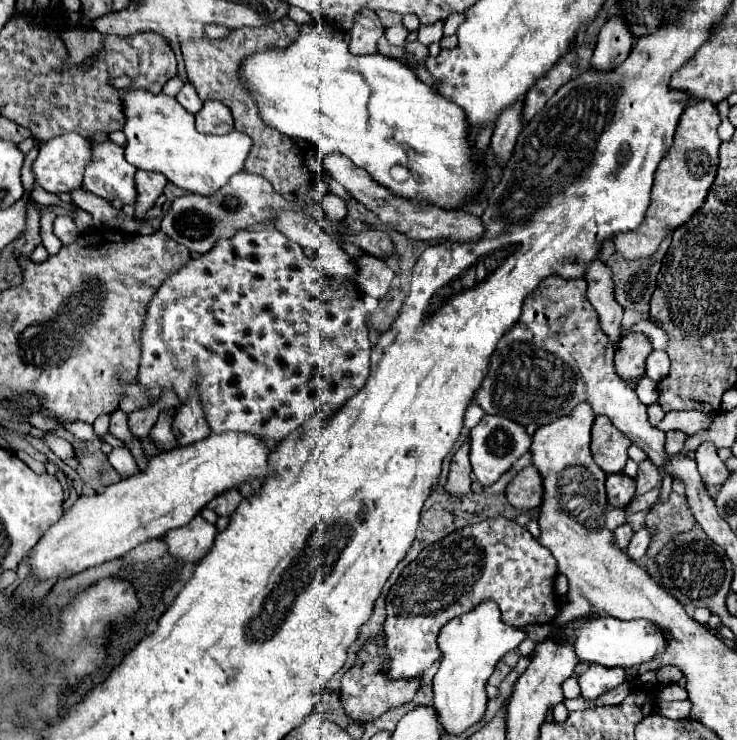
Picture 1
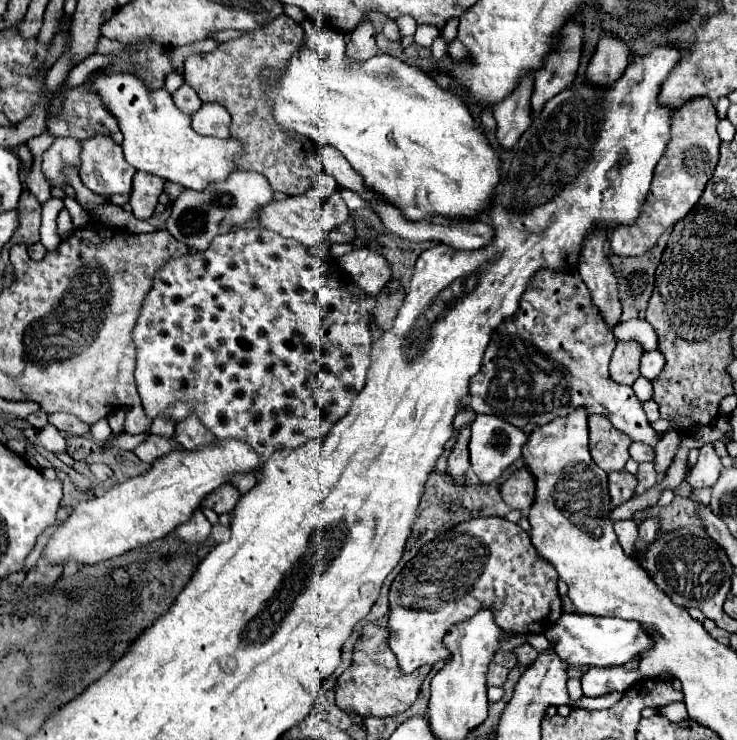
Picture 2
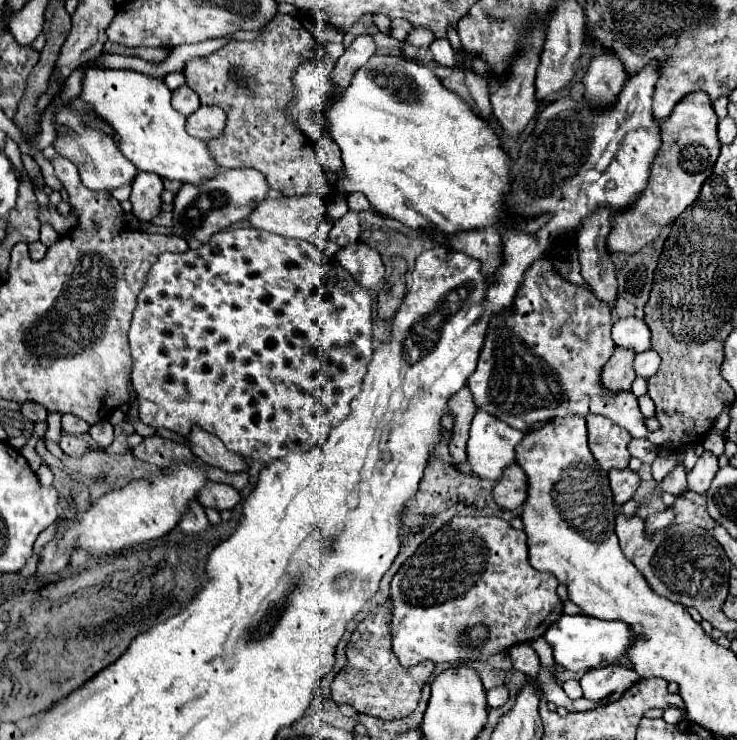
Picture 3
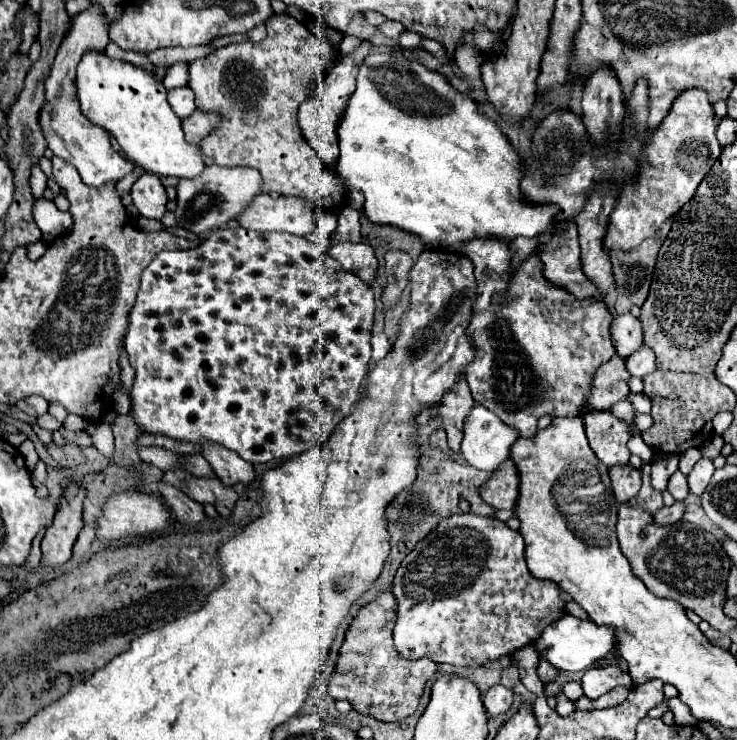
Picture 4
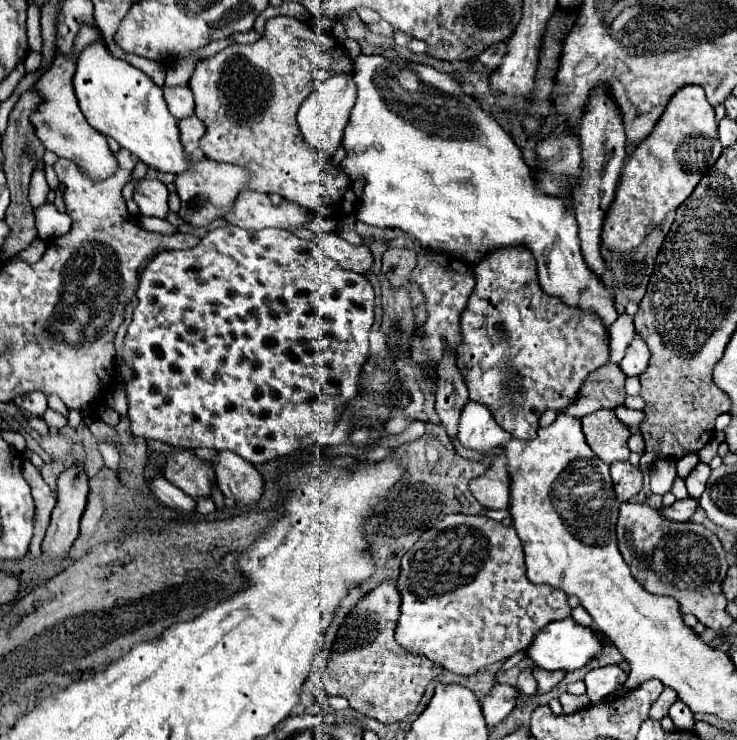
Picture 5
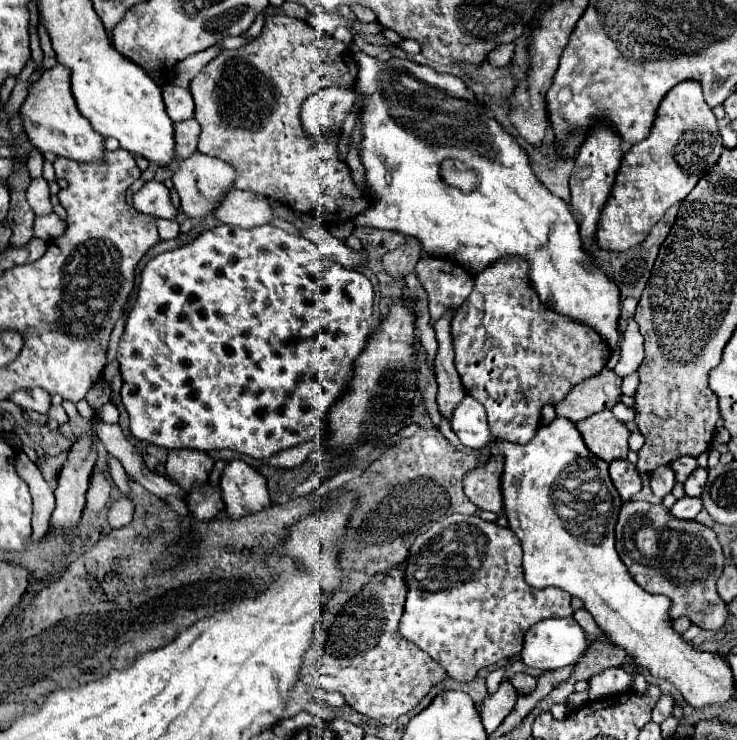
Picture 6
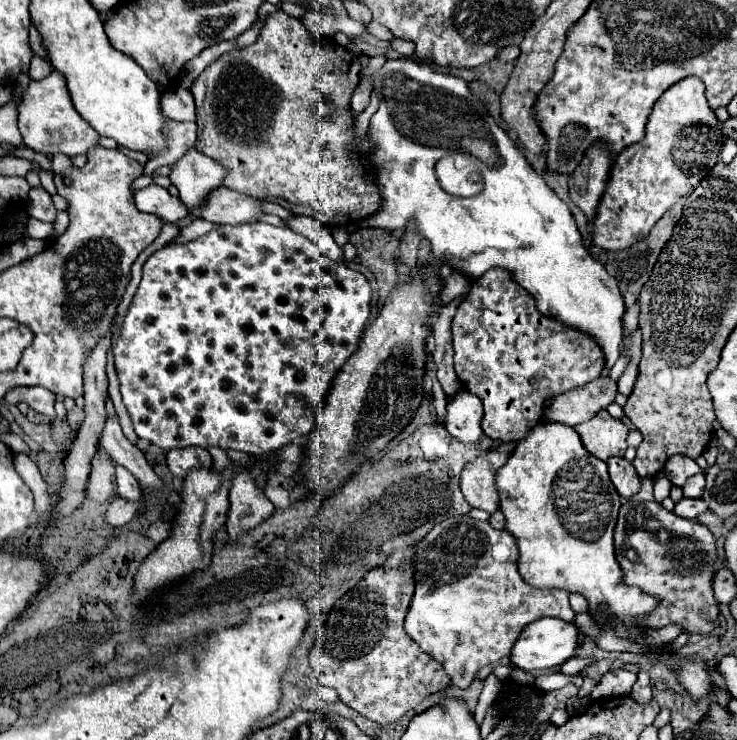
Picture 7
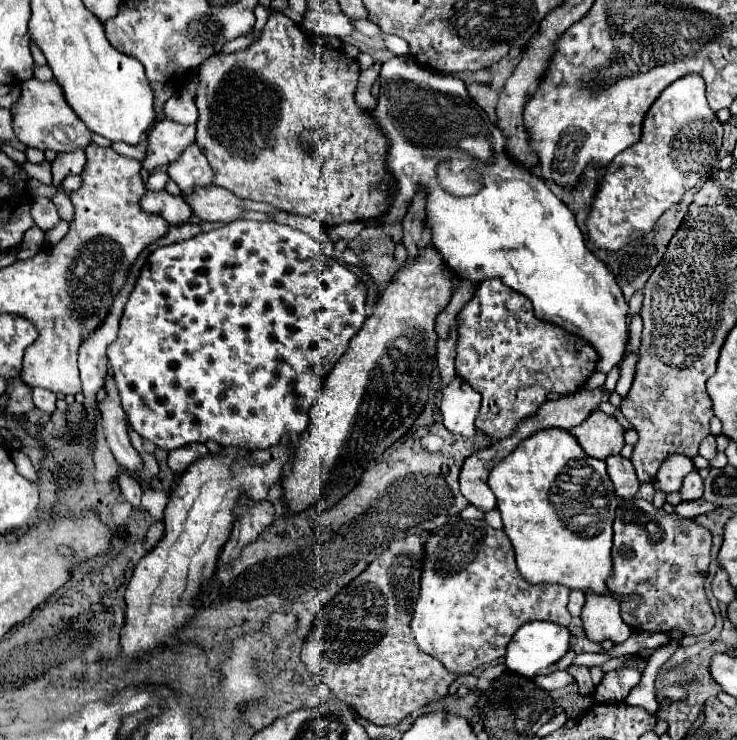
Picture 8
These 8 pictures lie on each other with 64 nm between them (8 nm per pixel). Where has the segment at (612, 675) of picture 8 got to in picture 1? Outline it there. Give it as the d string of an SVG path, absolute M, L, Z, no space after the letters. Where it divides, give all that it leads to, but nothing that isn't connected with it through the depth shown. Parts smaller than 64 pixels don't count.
M590 664L584 674L578 676L582 696L588 700L594 700L602 696L604 692L620 686L626 682L626 670L624 668L604 668L602 664Z

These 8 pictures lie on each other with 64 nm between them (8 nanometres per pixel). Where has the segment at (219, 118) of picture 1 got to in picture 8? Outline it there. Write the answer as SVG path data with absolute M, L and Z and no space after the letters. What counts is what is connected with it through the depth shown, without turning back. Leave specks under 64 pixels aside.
M168 118L160 120L156 124L156 128L152 130L152 136L148 138L148 152L146 152L142 166L148 172L154 172L158 168L166 168L190 144L194 144L194 138L196 138L196 126L178 124Z

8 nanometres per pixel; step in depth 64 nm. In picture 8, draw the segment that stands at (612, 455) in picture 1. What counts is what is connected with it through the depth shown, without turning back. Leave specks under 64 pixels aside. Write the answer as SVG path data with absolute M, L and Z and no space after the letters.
M602 410L592 412L588 420L574 426L572 434L578 438L584 452L598 460L620 454L624 448L624 428L614 416L608 416Z

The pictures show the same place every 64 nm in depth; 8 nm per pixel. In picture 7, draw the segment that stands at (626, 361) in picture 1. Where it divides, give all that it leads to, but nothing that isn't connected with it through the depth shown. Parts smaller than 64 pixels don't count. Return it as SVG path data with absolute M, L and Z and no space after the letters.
M600 376L584 386L576 386L570 392L564 392L564 396L558 396L552 400L550 410L546 412L546 422L564 422L570 426L576 426L580 422L590 420L614 402L618 394L618 384L610 376Z

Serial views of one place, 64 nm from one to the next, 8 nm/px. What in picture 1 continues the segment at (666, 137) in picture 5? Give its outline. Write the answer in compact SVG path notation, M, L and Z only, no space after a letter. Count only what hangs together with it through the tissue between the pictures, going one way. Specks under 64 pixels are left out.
M708 100L688 104L676 128L674 144L656 170L652 202L646 212L644 224L634 232L616 236L614 240L616 252L620 256L624 256L626 260L650 258L652 254L658 252L666 236L670 236L676 228L686 224L700 210L700 206L706 202L708 190L712 188L718 172L718 148L720 148L720 138L716 132L718 126L720 126L720 114L714 104L708 104Z

